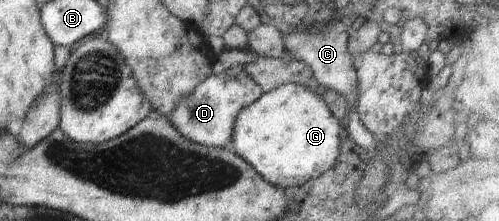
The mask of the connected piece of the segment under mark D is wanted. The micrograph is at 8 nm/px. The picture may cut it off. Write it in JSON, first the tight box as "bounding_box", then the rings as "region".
{"bounding_box":[165,70,264,149],"region":[[[243,70],[232,77],[227,71],[219,74],[211,73],[195,86],[192,92],[183,96],[176,106],[166,115],[165,119],[177,129],[181,127],[181,135],[185,139],[205,145],[207,148],[233,149],[232,137],[238,113],[257,101],[264,91]]]}

